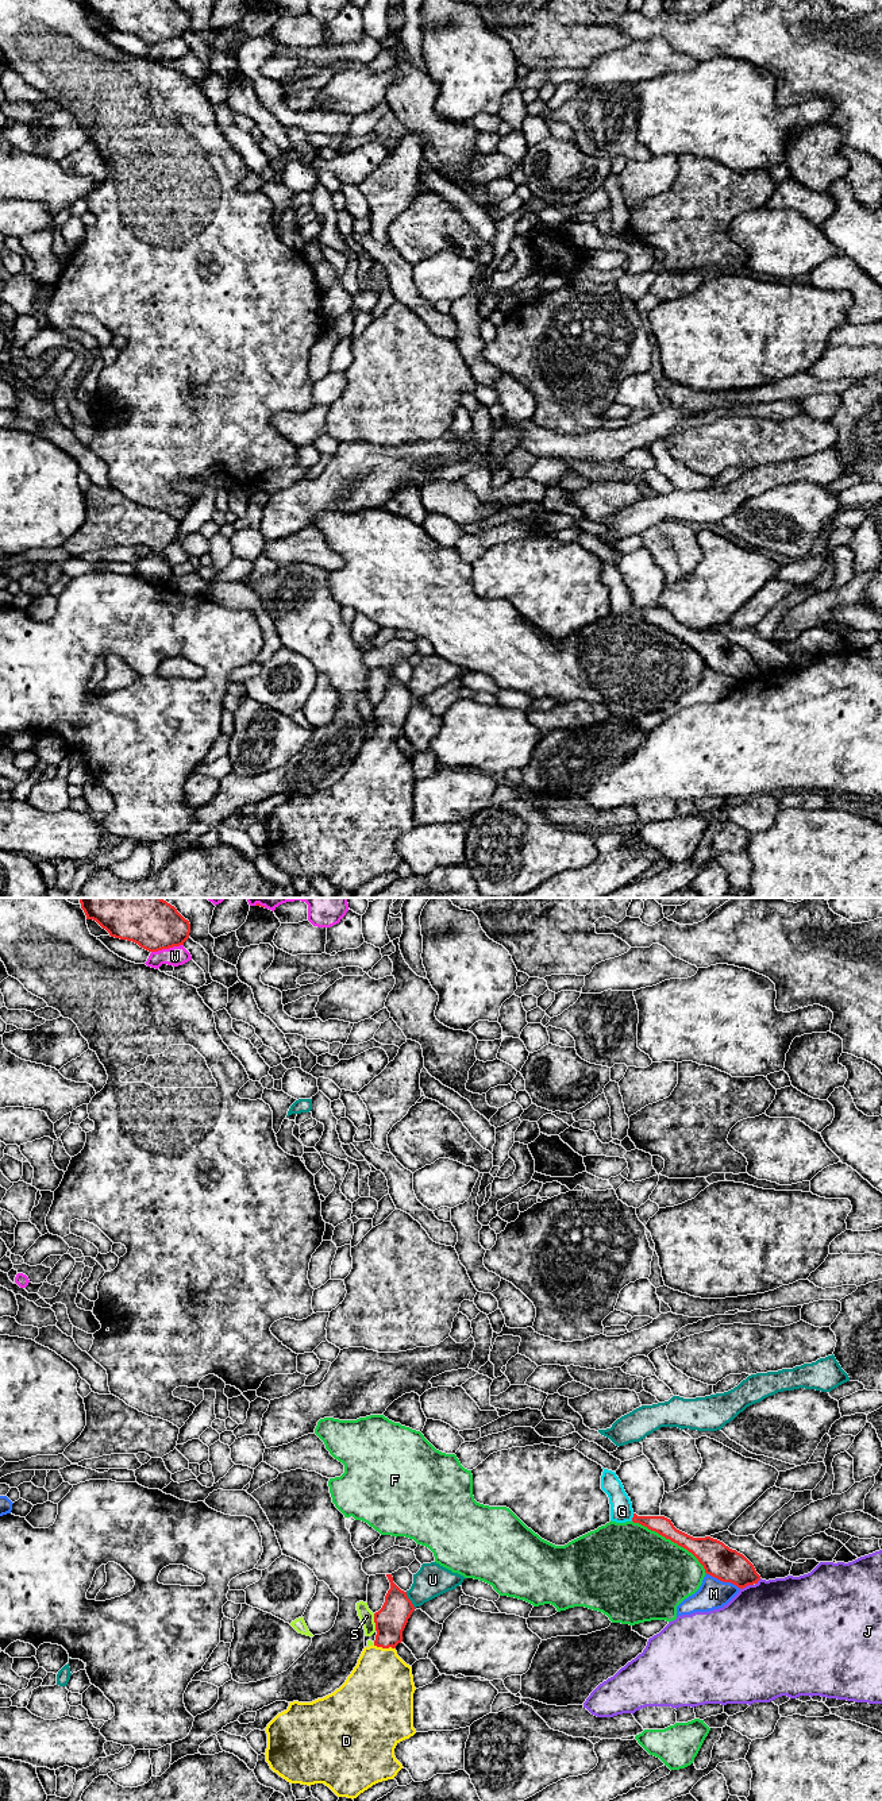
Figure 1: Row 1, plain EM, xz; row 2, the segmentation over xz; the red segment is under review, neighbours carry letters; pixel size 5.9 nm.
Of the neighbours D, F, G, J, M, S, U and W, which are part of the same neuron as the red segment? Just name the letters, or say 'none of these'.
D

